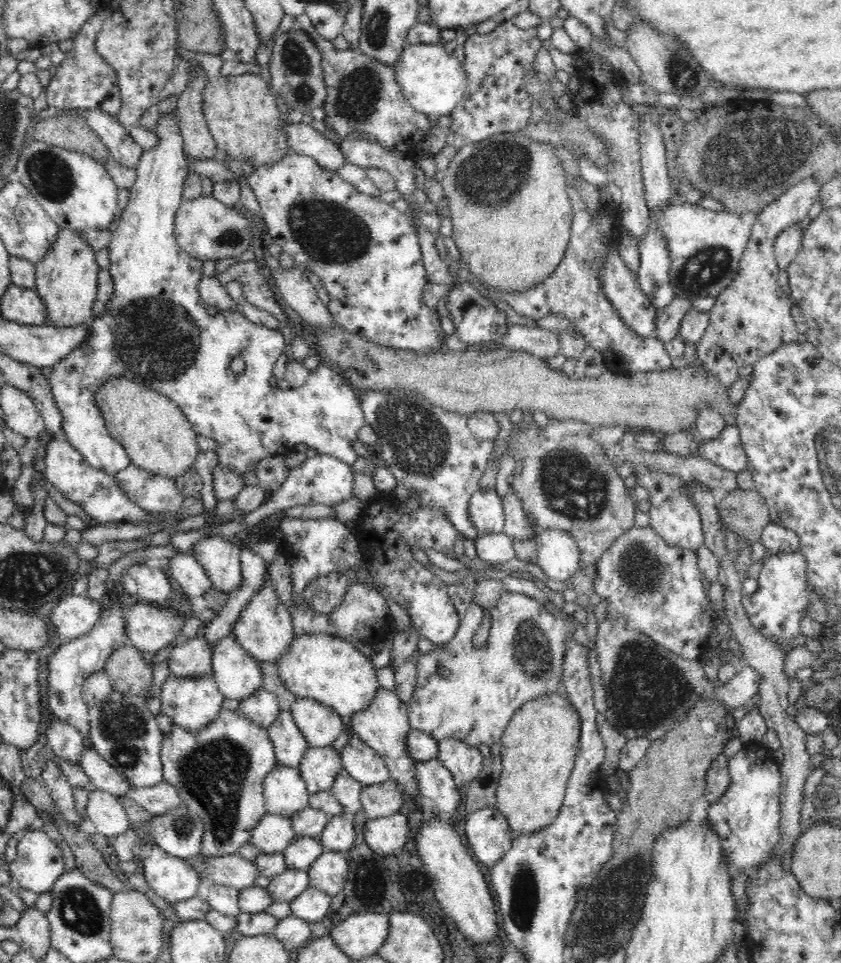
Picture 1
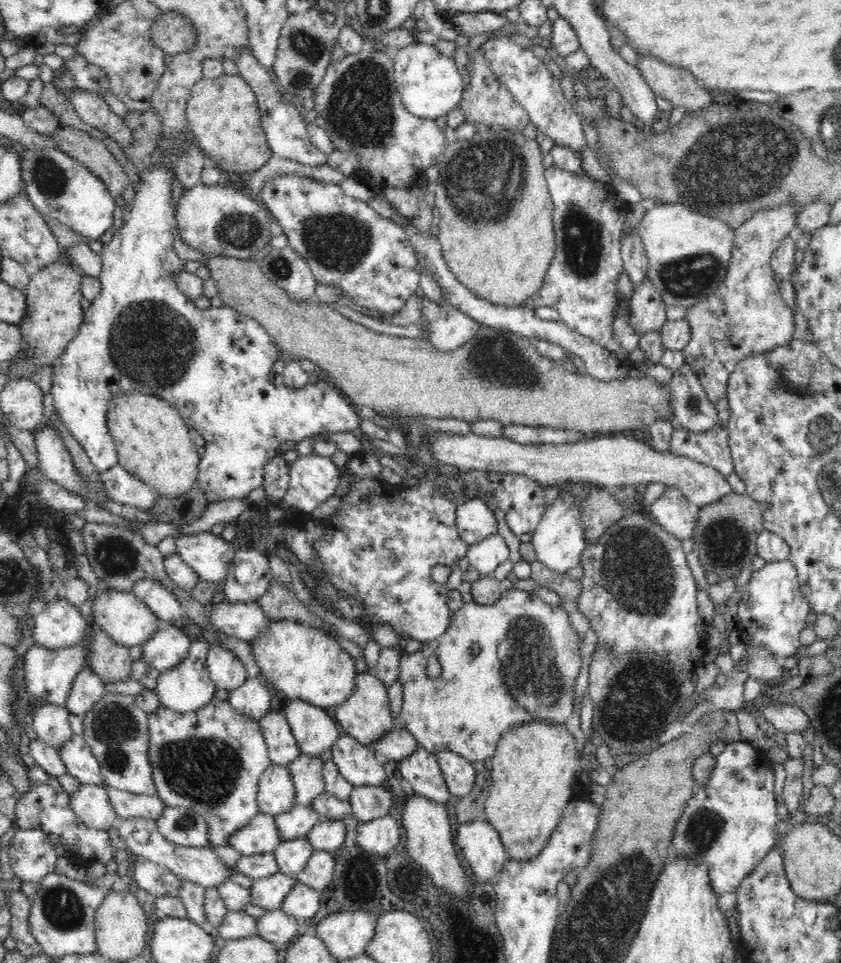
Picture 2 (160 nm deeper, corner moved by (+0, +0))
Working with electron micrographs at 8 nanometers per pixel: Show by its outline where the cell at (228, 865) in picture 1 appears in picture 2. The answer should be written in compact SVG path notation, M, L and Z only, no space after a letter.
M124 818L119 821L118 834L126 842L132 857L137 856L141 860L149 860L155 864L163 865L172 873L179 875L182 880L190 880L205 889L218 886L229 877L230 869L222 863L220 857L211 847L182 847L168 841L158 830L157 819Z

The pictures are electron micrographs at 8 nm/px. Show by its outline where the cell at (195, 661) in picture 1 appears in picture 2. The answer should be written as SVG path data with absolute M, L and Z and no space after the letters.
M162 623L146 642L142 644L143 660L156 670L165 671L178 666L190 652L192 642L177 625Z

